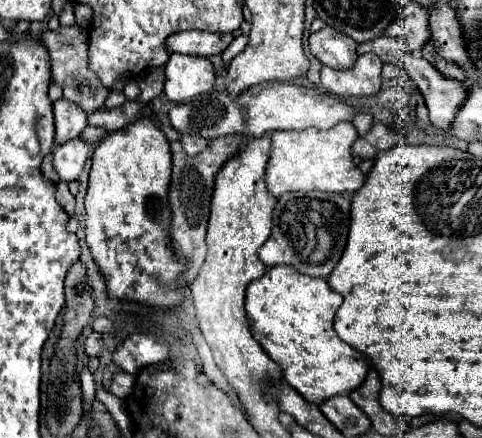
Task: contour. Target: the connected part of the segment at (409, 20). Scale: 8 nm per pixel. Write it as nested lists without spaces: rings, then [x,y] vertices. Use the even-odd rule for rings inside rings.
[[[408,2],[398,18],[386,28],[386,34],[402,40],[406,52],[418,52],[424,44],[430,42],[430,26],[428,26],[428,10],[420,4]]]

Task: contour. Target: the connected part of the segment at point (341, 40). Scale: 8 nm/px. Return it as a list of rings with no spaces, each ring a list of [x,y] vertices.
[[[322,28],[318,32],[310,34],[310,50],[312,54],[324,64],[334,70],[346,70],[350,68],[358,54],[356,54],[356,42],[336,28]]]

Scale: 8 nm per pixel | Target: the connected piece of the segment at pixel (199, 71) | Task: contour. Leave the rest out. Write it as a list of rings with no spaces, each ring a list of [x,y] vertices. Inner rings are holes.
[[[172,54],[164,66],[164,92],[172,102],[186,102],[214,86],[214,66],[204,56]]]

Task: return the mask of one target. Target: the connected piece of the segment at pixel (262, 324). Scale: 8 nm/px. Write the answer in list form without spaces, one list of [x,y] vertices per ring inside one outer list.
[[[272,266],[266,274],[254,282],[250,282],[246,290],[246,312],[252,322],[252,332],[256,340],[260,340],[262,348],[270,354],[270,358],[282,368],[284,380],[298,390],[308,402],[322,404],[326,398],[338,394],[350,394],[358,388],[368,374],[370,360],[350,344],[338,338],[334,332],[334,316],[342,304],[342,296],[330,290],[324,278],[312,278],[300,274],[292,266]]]

